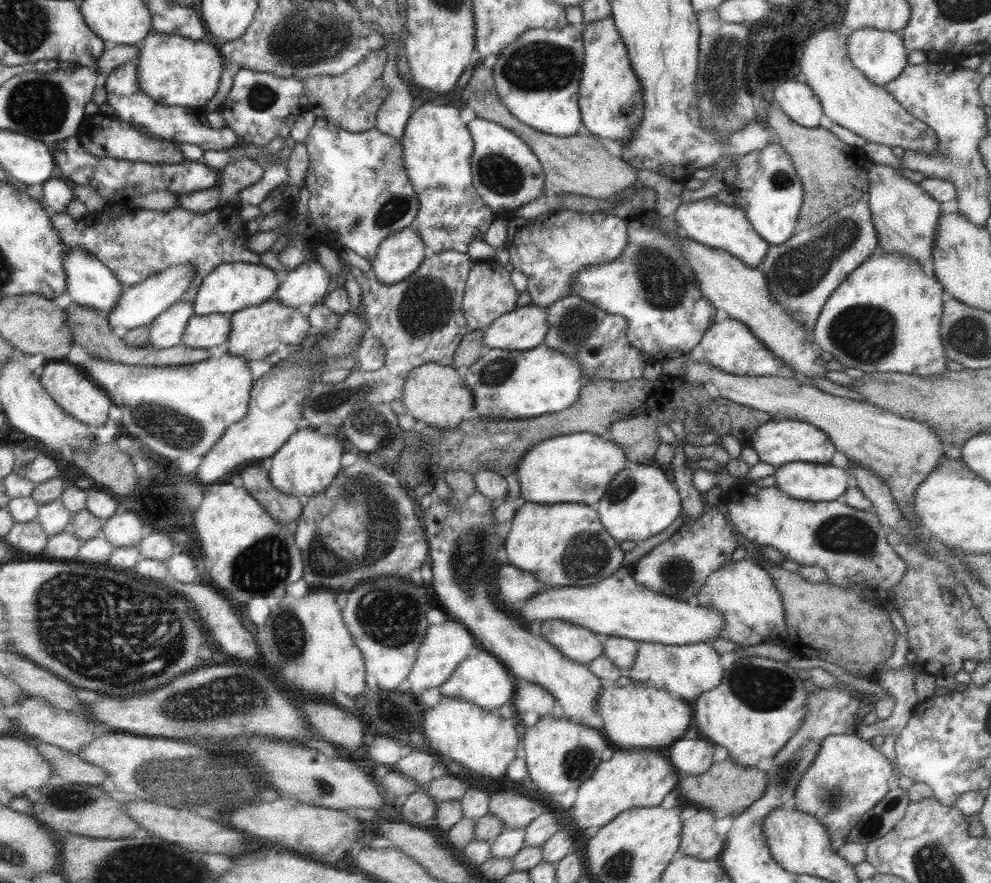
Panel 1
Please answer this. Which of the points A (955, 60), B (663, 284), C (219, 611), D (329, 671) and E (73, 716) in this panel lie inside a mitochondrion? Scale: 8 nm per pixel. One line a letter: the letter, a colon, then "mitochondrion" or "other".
A: other
B: mitochondrion
C: other
D: other
E: other

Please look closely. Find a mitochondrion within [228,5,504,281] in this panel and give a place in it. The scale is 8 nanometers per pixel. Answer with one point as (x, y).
(284, 45)

